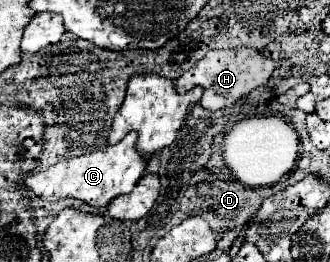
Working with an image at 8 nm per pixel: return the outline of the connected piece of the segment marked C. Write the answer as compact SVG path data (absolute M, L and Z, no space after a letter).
M130 131L116 145L102 147L102 149L92 151L88 155L80 155L80 157L70 157L70 159L58 161L56 165L48 167L46 171L30 175L24 183L38 197L48 199L48 201L74 197L74 199L82 199L88 205L96 205L96 207L108 205L114 197L130 193L134 189L134 185L138 183L138 179L146 171L146 159L144 159L142 153L138 153L136 139L138 139L138 135L134 131Z

